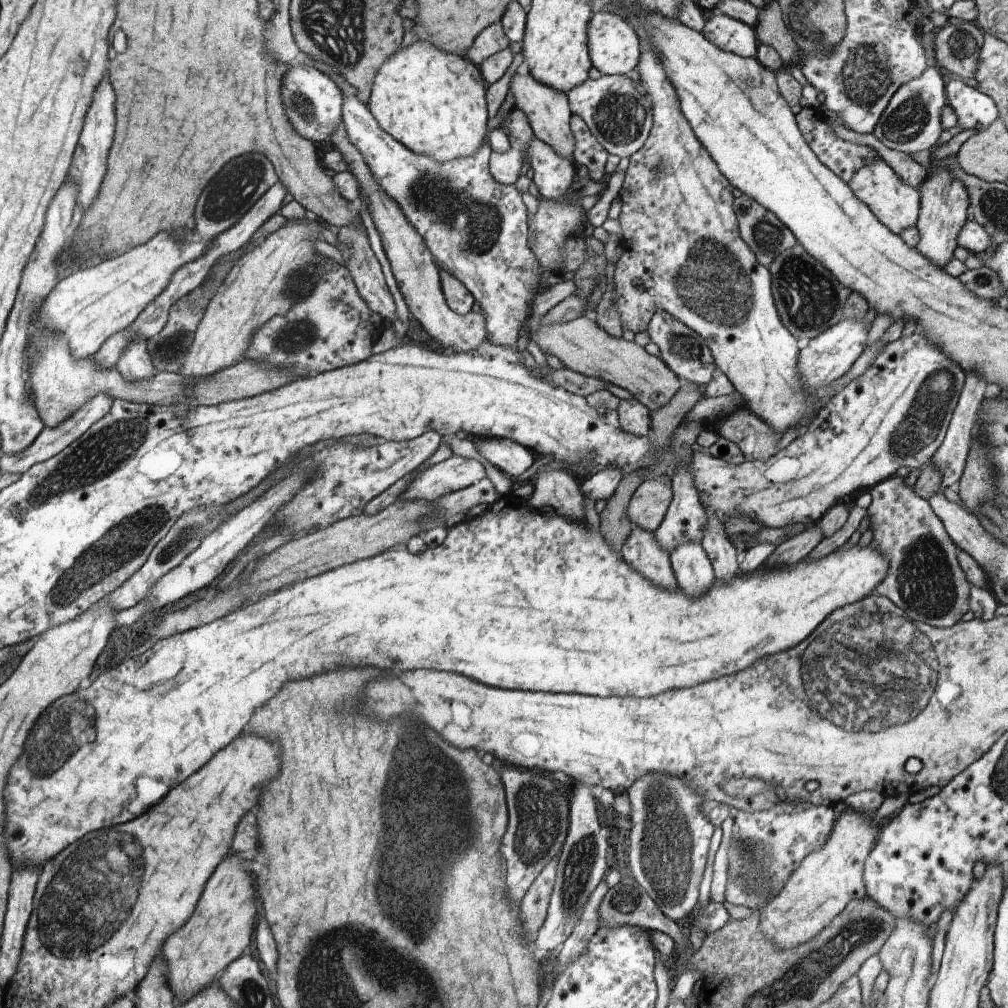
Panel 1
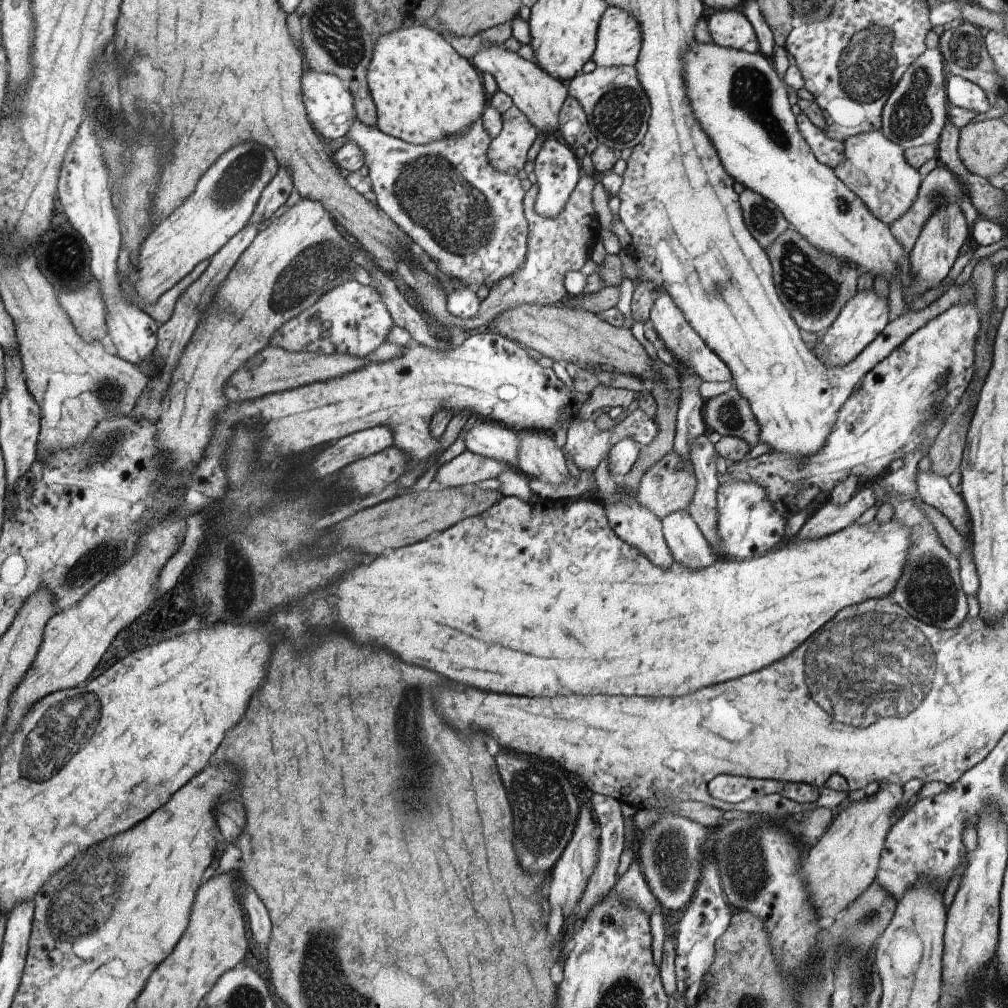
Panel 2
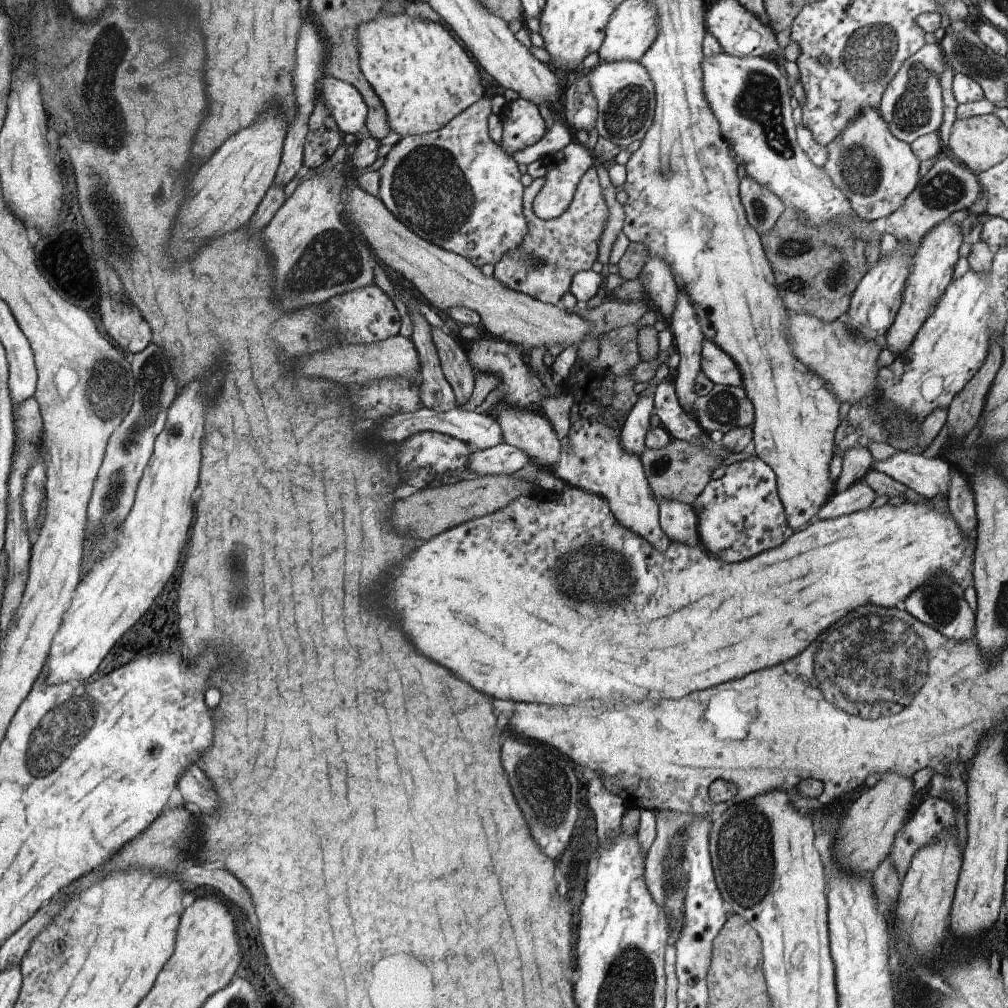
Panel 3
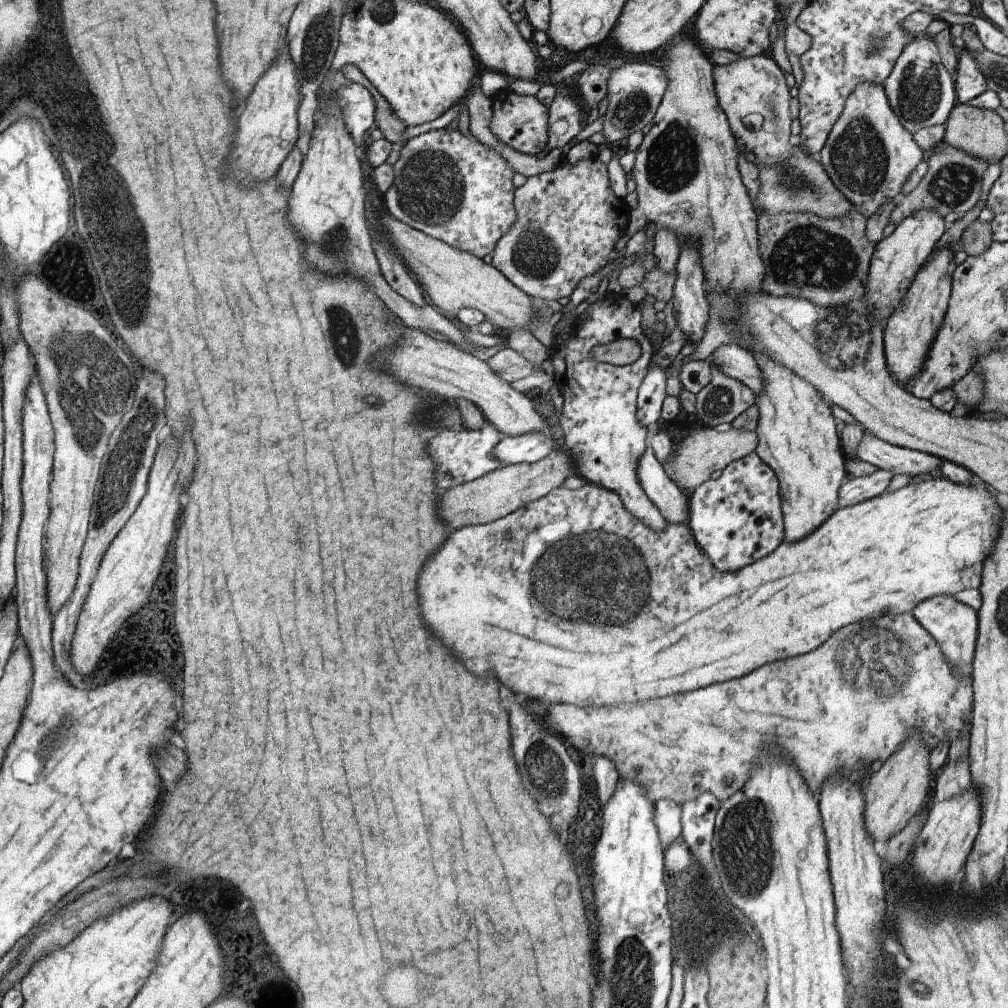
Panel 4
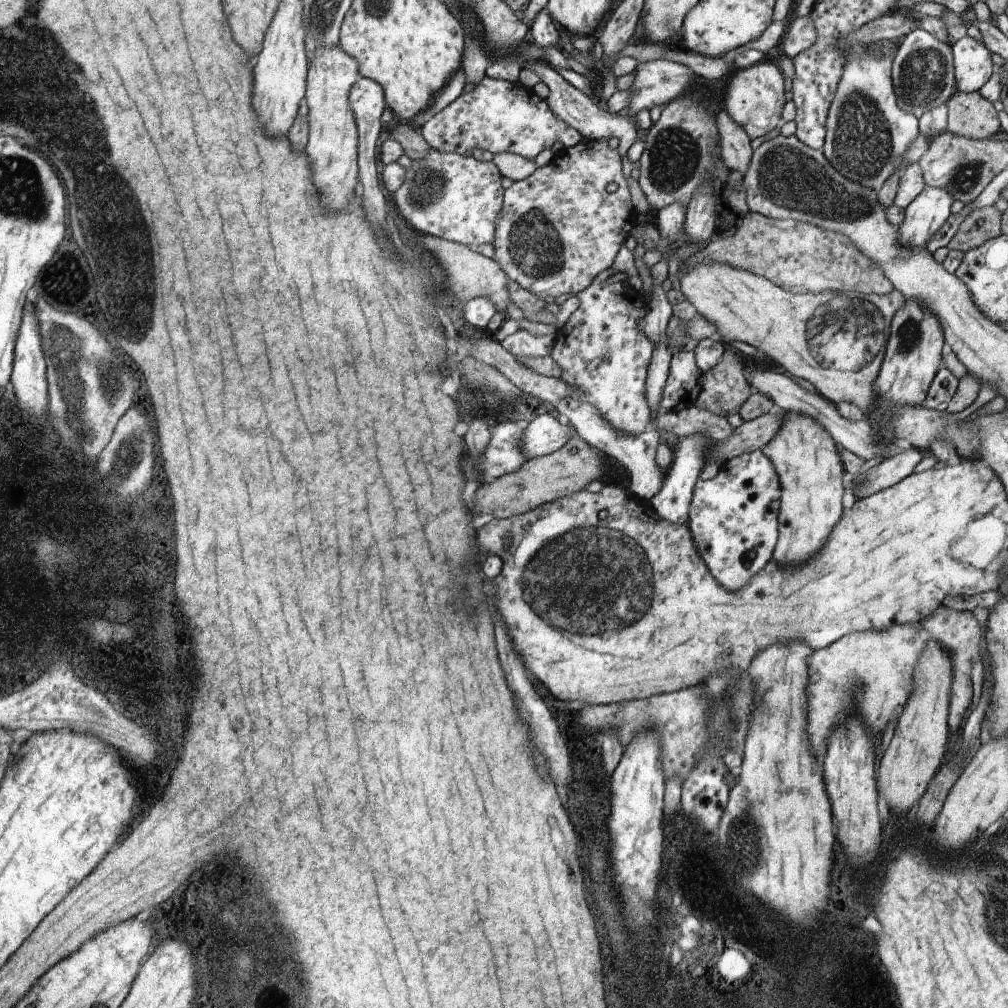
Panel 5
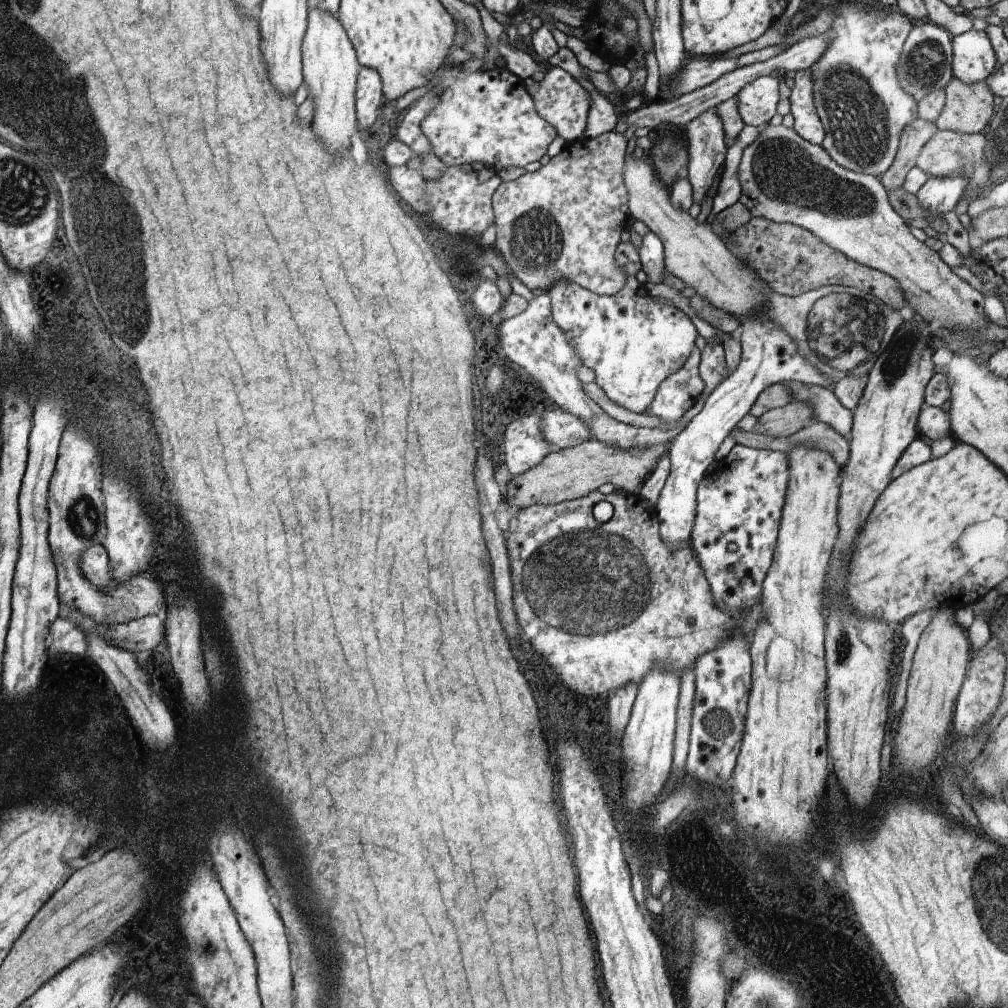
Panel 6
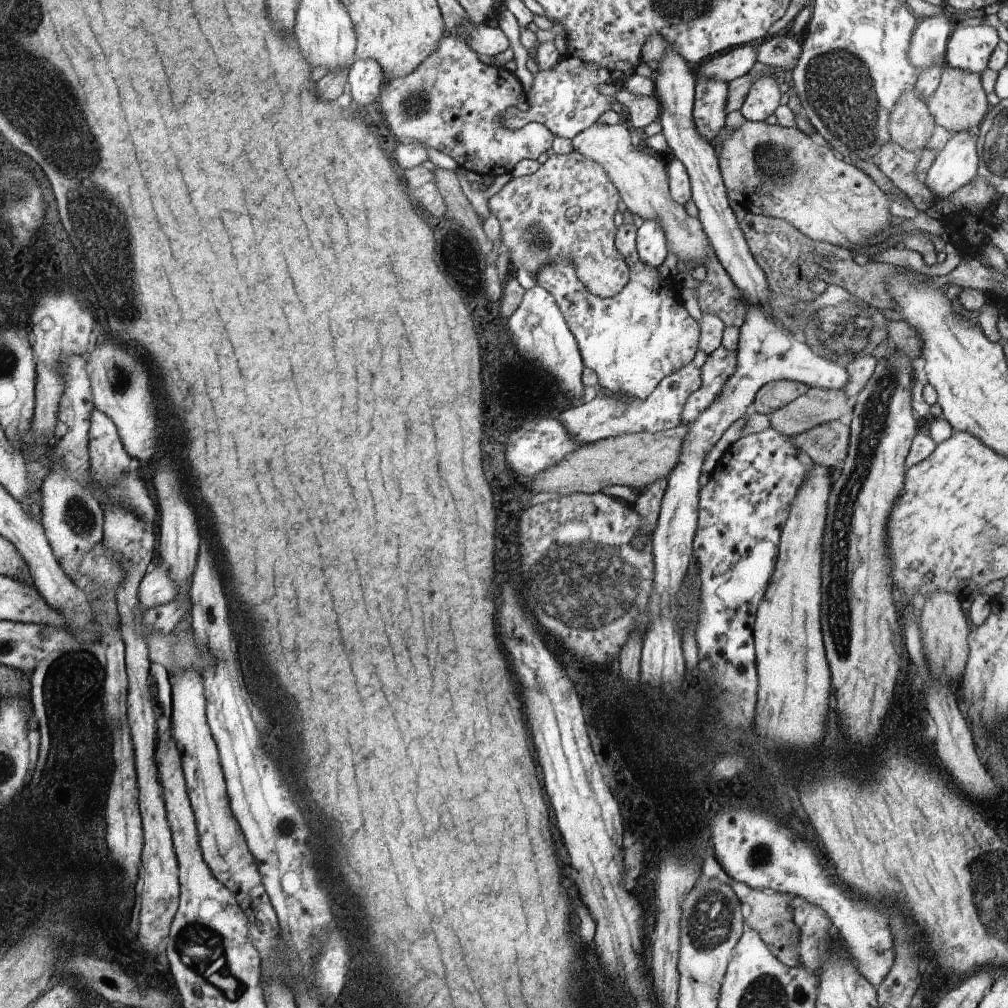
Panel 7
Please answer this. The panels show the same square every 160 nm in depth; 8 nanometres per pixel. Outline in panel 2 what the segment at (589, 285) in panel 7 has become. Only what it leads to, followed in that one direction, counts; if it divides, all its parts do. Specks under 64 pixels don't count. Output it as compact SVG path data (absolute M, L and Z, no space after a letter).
M582 174L579 182L572 192L566 208L556 218L544 218L534 212L536 196L539 192L538 184L534 184L525 194L523 201L524 214L528 222L529 236L527 238L527 254L520 268L510 274L508 278L498 280L492 284L489 296L480 304L480 310L472 319L462 319L452 316L447 310L447 296L444 288L438 282L432 282L430 274L422 268L412 268L410 272L418 282L415 289L422 308L426 310L432 320L448 326L453 332L466 330L467 334L488 329L494 321L494 316L504 312L506 308L520 306L520 304L540 304L540 306L559 305L566 298L564 276L566 272L580 271L588 259L591 258L591 247L599 241L600 222L594 210L593 192L597 182L594 174Z

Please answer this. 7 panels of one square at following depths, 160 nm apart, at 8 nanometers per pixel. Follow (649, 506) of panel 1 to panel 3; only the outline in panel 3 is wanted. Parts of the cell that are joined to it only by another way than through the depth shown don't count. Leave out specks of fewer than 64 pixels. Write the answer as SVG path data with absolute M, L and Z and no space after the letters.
M672 438L668 446L661 449L645 447L641 452L640 460L644 467L649 489L659 506L664 501L678 501L691 505L711 481L714 470L729 454L721 442L715 443L710 438L706 445L696 443L696 446Z

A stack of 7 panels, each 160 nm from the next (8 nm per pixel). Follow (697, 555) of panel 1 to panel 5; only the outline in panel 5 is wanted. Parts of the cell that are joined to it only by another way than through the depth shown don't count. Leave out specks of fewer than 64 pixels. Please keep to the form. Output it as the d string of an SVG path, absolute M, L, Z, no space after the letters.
M569 396L560 400L555 405L560 415L566 416L570 421L571 426L574 427L578 436L585 442L588 442L592 447L595 447L600 453L616 459L617 463L624 466L626 475L628 476L628 490L642 498L647 504L662 488L664 484L665 474L657 466L656 456L657 448L660 446L660 441L664 438L660 436L660 432L655 427L649 427L642 434L632 436L620 430L614 430L598 412L598 408L594 408L592 404L578 400L574 396Z

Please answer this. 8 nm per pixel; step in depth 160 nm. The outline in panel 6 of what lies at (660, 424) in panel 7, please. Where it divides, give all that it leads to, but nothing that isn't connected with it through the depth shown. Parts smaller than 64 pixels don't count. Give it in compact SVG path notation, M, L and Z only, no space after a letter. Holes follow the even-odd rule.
M695 347L682 368L658 386L655 398L647 410L664 422L658 428L670 429L670 424L677 424L699 399L704 390L699 370L701 360L702 352ZM556 407L541 417L540 430L544 440L556 451L586 442L590 431L585 421Z

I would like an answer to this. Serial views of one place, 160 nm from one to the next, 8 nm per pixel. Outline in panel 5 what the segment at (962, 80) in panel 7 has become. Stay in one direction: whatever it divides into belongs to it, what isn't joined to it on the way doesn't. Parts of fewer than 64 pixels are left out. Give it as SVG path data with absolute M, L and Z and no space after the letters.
M957 91L948 101L946 131L970 139L1001 137L998 112L980 92Z

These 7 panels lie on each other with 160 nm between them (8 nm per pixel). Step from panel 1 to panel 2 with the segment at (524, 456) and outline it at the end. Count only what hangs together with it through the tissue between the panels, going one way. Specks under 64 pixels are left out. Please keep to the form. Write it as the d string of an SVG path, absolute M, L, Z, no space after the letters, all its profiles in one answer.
M478 420L469 430L462 430L464 434L464 442L466 449L474 454L484 455L487 458L510 464L511 468L518 465L518 436L516 431L512 431L509 427L500 426L500 422L488 422L488 420Z

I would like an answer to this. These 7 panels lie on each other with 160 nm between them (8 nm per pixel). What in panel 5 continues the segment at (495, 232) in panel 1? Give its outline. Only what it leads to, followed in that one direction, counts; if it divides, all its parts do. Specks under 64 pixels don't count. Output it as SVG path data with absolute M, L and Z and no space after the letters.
M430 149L424 160L414 160L410 168L406 168L404 184L393 193L398 212L406 222L420 230L424 235L455 241L477 251L482 244L491 244L495 238L496 222L503 206L504 188L501 186L502 176L494 162L480 162L473 156L450 154Z

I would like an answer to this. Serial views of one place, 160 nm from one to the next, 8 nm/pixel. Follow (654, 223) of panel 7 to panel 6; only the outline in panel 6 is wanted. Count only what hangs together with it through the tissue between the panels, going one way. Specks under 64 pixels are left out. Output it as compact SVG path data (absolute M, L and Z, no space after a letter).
M649 231L642 241L639 257L641 258L641 270L648 276L648 282L660 284L665 271L664 248L662 240L652 231Z

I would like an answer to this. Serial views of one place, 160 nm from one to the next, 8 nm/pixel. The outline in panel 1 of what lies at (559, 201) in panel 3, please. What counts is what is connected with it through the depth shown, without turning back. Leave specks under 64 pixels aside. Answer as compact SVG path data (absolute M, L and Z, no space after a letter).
M535 136L525 148L526 160L530 160L531 177L539 194L548 200L565 197L576 177L578 166L556 154L556 151Z

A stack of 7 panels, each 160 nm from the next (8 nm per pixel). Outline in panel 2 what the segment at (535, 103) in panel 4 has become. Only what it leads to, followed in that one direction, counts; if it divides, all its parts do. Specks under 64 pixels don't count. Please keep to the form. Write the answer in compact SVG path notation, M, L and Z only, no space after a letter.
M516 106L502 114L502 121L502 131L490 144L488 160L496 170L517 175L526 165L528 151L539 131Z

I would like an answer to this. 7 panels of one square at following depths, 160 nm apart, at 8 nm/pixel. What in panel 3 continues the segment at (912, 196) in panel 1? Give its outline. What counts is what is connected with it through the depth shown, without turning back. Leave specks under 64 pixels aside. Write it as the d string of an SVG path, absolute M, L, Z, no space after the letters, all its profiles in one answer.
M866 109L860 113L830 144L827 144L827 149L829 157L822 166L823 169L842 194L848 198L857 216L866 222L876 218L886 218L900 208L920 180L919 164L921 162L912 152L911 145L898 140L889 131L887 122L877 110Z

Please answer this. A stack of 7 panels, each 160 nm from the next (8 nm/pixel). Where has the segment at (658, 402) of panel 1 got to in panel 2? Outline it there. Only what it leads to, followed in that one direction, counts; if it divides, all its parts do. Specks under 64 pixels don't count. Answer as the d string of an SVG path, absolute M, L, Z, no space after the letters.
M520 304L496 314L490 328L522 347L536 350L540 357L550 357L562 364L572 362L582 369L600 368L602 371L632 374L644 380L650 389L656 378L665 383L659 364L648 356L642 344L634 337L632 329L615 328L592 312L574 310L562 304Z

